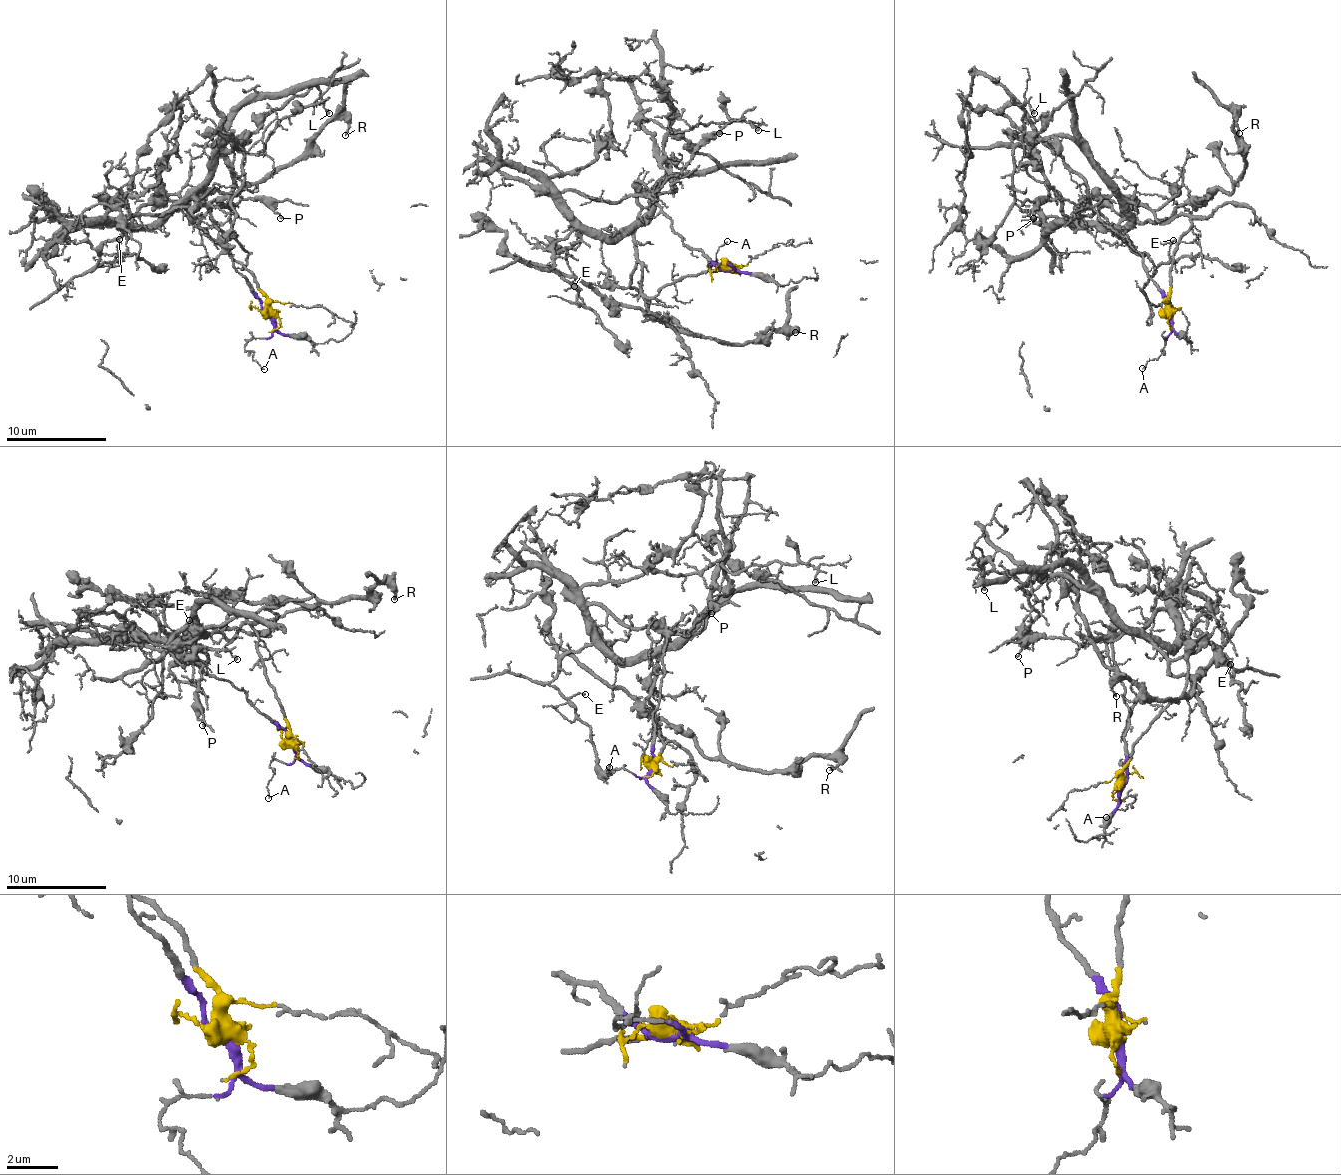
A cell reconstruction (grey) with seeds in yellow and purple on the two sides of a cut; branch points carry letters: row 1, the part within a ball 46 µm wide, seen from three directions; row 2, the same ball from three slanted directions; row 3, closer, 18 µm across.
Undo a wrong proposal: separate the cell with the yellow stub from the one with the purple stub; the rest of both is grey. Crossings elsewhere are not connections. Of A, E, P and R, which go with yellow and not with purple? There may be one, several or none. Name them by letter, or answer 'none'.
E, R

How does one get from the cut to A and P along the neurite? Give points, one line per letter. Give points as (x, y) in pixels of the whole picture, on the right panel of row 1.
A: (1172, 314), (1170, 331), (1163, 337), (1165, 347), (1142, 369)
P: (1172, 314), (1169, 299), (1144, 264), (1144, 257), (1088, 200), (1074, 204), (1069, 199), (1046, 199), (1033, 219)

